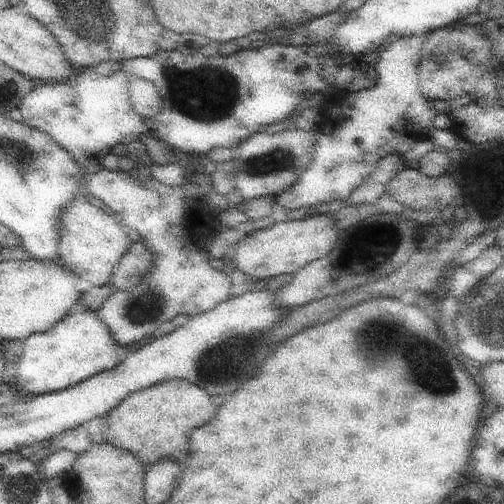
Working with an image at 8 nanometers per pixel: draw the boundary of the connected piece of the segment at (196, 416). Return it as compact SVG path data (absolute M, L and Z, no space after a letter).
M170 379L127 396L108 414L108 430L105 438L108 443L119 449L130 451L142 464L145 470L162 459L173 459L182 470L187 465L186 459L192 454L190 437L194 429L208 424L217 413L213 398L197 384L184 379Z

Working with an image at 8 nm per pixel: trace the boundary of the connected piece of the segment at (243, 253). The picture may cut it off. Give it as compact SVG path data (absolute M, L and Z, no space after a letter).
M314 214L303 220L275 222L273 226L248 233L239 243L234 256L235 268L254 282L274 278L278 274L297 273L302 267L328 254L336 244L339 230L334 228L334 216Z

